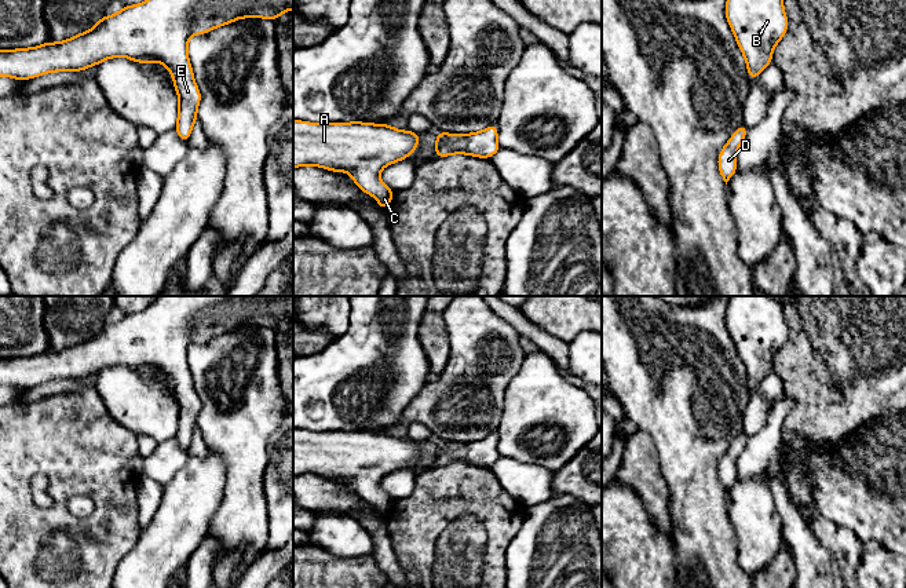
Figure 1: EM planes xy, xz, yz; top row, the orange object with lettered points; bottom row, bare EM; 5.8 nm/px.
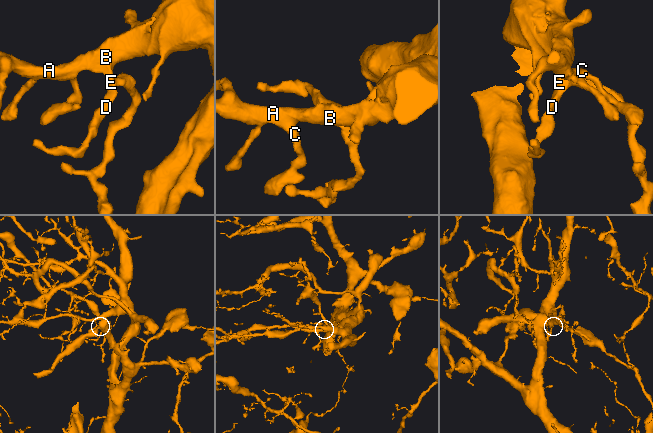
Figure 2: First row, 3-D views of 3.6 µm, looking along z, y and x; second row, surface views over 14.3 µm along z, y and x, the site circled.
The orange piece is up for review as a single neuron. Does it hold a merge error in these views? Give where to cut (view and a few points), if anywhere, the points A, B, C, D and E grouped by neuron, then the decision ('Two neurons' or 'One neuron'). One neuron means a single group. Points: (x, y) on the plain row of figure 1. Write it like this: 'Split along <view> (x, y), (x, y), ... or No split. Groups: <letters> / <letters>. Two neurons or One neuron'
No split. Groups: A B C D E. One neuron

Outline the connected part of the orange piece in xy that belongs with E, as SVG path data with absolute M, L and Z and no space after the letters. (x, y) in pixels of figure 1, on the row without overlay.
M160 296L145 311L124 314L117 322L102 325L91 339L62 351L48 350L39 355L0 358L0 384L26 390L54 380L81 380L117 365L136 372L162 372L172 384L179 406L175 439L187 452L201 410L201 401L187 365L189 347L241 326L277 329L282 321L291 318L293 296Z

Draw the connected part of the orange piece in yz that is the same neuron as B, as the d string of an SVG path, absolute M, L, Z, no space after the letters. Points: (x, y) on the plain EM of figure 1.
M728 296L726 328L752 390L772 370L772 358L788 340L783 304L771 296Z

